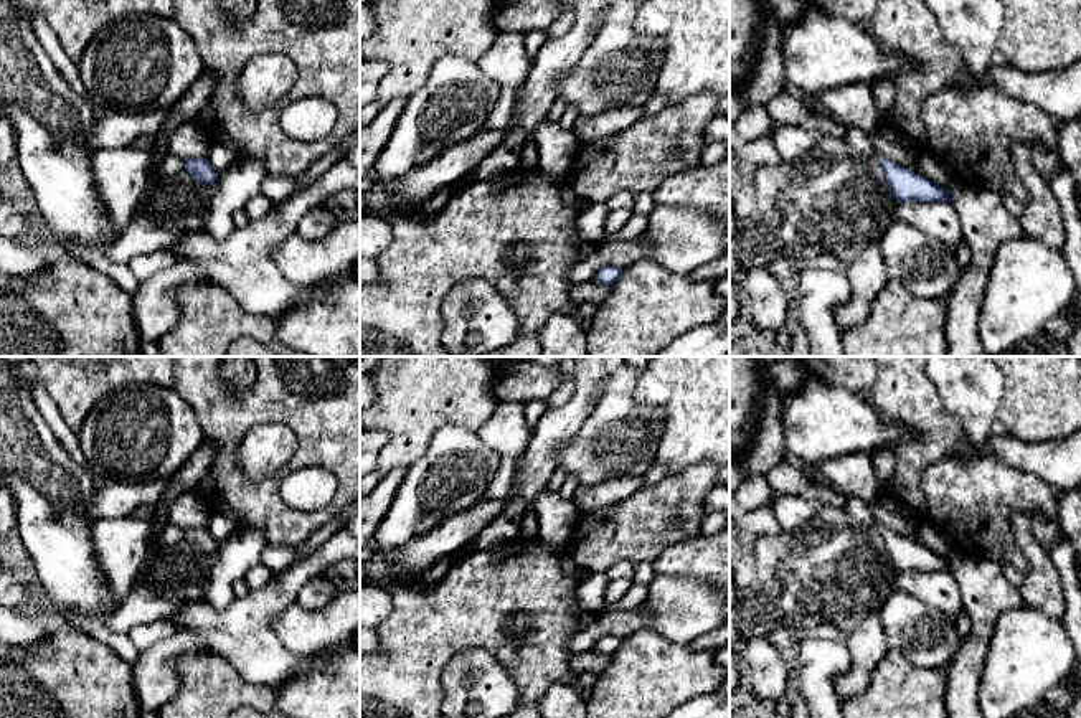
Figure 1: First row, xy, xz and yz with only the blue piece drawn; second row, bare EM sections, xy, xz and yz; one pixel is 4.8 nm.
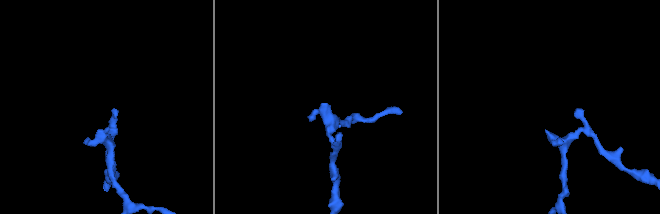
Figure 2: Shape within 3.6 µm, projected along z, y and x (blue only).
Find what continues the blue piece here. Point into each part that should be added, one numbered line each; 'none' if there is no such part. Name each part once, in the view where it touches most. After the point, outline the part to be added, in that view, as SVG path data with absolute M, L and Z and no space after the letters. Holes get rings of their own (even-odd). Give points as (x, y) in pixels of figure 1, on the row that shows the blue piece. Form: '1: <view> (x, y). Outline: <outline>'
1: yz (857, 141). Outline: M845 124L847 125L847 124ZM847 125L847 137L845 137L845 144L860 157L865 158L880 158L880 152L871 145L871 142L868 140L868 135L855 127Z

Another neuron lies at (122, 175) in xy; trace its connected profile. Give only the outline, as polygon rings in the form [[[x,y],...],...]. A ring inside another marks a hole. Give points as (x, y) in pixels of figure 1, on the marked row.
[[[97,149],[91,154],[91,170],[97,193],[111,218],[111,229],[124,231],[135,216],[153,173],[153,150]]]

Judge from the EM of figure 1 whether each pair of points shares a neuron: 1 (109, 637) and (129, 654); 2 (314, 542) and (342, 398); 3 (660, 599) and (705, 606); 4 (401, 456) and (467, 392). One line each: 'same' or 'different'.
1: same
2: different
3: same
4: same

